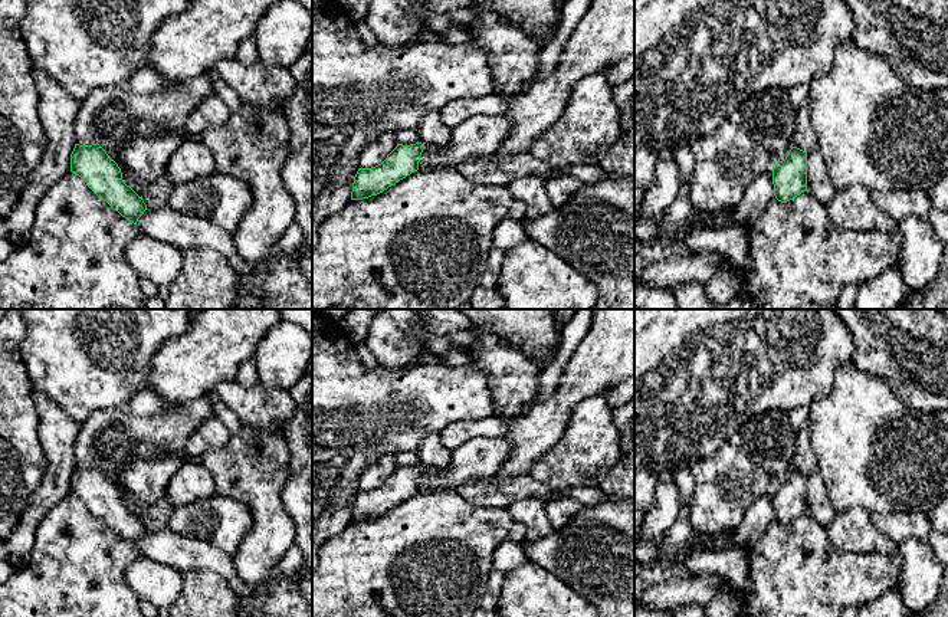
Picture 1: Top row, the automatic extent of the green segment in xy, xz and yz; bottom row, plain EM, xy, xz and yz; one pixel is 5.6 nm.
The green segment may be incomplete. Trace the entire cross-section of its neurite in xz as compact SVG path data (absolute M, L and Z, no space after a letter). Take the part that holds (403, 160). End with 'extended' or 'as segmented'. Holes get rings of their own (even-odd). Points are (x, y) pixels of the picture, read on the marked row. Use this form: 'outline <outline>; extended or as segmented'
outline M397 144L387 158L371 168L358 168L351 191L351 200L377 196L419 170L424 144Z; as segmented

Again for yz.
outline M791 147L783 161L774 163L772 184L774 196L781 203L807 191L807 151Z; as segmented

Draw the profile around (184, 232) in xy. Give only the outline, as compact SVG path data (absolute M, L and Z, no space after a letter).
M168 206L147 207L137 227L140 233L181 250L206 247L226 259L237 255L233 233L200 217L174 211Z

